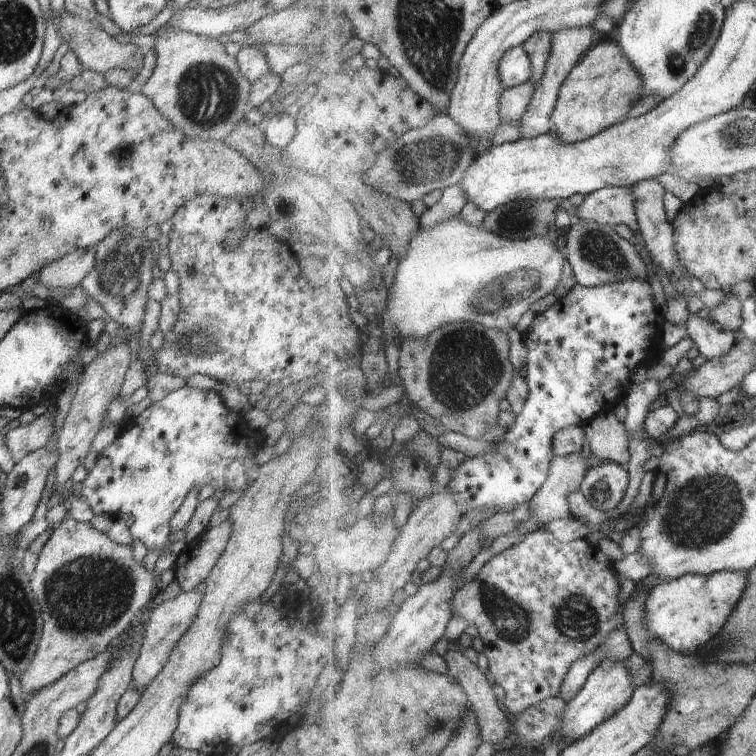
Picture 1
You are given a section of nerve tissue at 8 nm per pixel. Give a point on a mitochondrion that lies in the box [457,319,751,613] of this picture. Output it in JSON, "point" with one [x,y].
{"point":[703,511]}

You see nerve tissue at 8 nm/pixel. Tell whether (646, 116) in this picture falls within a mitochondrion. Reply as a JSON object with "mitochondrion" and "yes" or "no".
{"mitochondrion":"no"}

